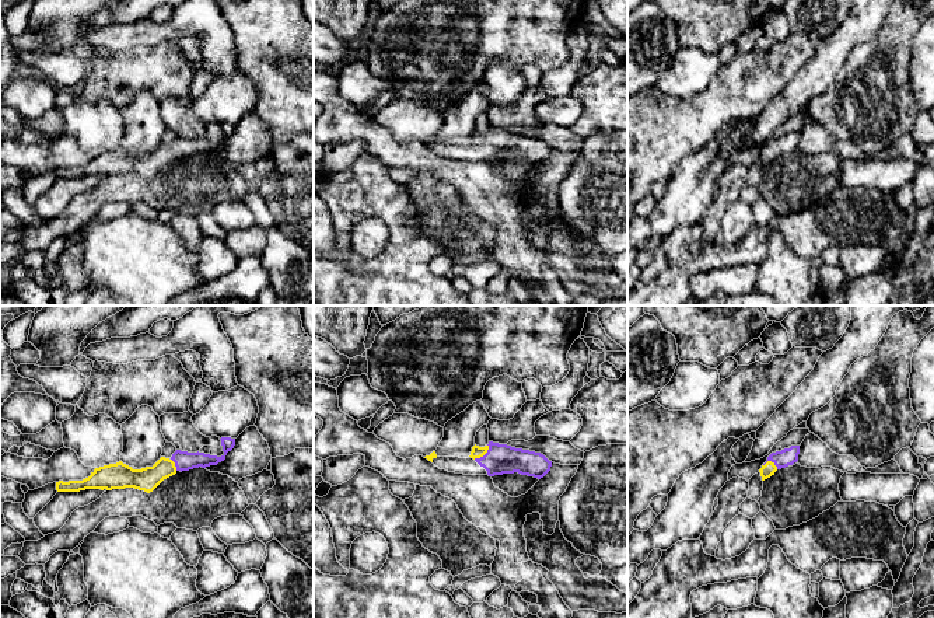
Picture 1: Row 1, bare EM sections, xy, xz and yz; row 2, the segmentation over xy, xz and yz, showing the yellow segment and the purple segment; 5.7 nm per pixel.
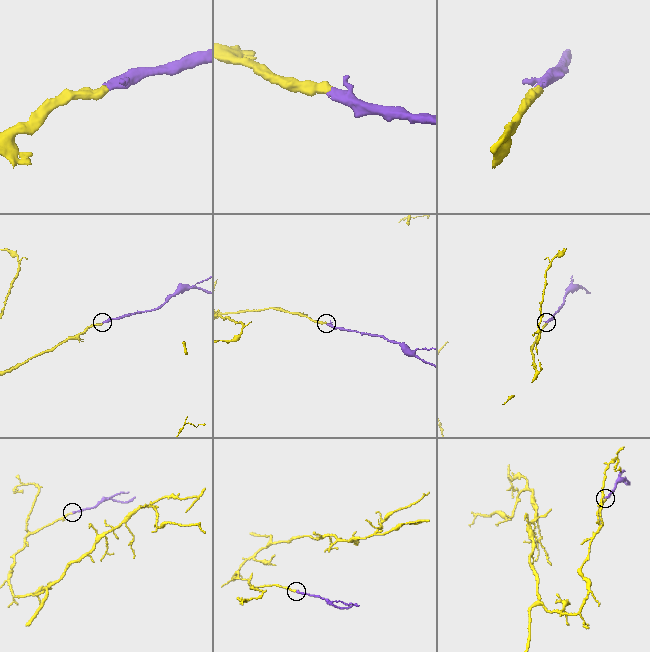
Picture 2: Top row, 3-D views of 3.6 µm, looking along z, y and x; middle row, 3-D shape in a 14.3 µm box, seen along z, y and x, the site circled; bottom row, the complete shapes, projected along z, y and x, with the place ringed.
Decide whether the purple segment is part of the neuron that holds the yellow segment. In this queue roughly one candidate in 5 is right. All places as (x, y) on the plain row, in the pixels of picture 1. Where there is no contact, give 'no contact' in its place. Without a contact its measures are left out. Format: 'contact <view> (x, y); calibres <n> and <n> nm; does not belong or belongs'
contact xz (482, 142); calibres 70 and 180 nm; belongs

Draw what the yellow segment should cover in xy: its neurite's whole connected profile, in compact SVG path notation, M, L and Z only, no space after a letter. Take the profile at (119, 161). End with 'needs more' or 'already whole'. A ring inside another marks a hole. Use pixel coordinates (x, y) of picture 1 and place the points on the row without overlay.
M221 123L224 140L221 143L204 139L188 139L176 136L171 144L161 143L153 153L133 156L122 147L116 150L95 154L91 161L83 167L56 168L57 178L80 178L85 175L125 175L134 174L147 179L153 178L164 165L175 161L178 157L193 154L206 154L217 151L225 146L228 137L235 132L235 125Z; needs more

